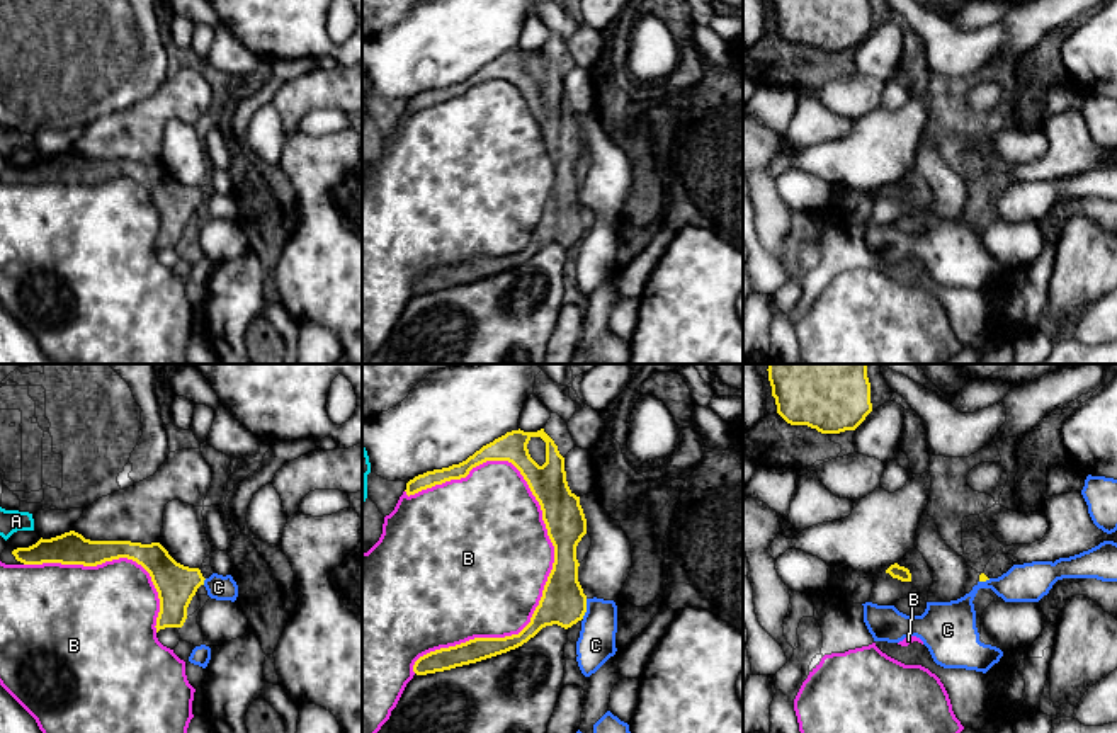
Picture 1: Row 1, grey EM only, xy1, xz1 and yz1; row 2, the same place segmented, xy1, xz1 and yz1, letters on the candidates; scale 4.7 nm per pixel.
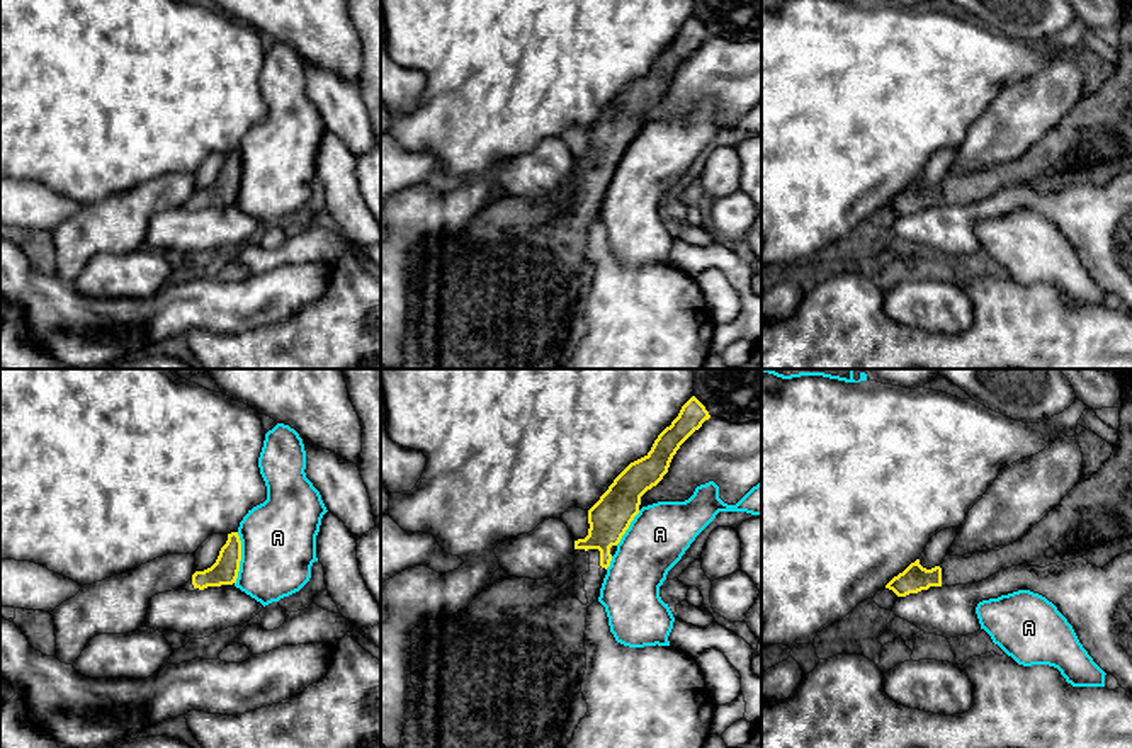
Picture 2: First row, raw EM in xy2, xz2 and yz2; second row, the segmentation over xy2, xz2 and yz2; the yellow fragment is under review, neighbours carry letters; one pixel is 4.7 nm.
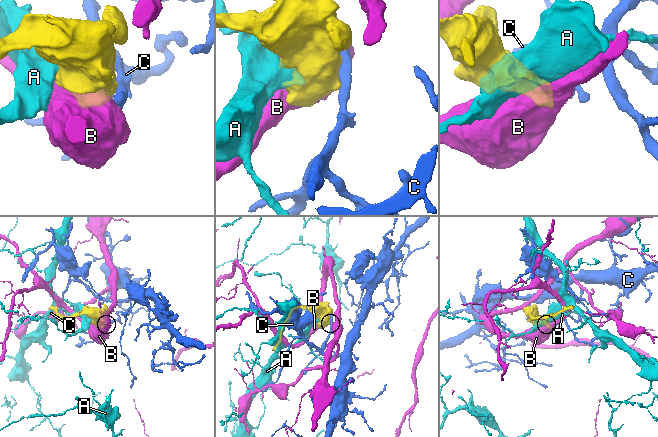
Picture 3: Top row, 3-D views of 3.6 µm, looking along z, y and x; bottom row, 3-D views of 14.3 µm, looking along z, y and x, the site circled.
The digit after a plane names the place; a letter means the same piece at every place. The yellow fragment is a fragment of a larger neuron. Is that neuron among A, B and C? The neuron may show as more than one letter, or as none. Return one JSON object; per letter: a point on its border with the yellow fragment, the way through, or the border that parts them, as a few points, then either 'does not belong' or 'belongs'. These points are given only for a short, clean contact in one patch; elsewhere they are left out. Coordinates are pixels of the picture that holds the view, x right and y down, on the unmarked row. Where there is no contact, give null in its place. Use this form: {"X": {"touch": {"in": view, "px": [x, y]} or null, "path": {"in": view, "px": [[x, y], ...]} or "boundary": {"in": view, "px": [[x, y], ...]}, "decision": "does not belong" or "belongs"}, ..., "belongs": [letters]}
{"A": {"touch": {"in": "xy2", "px": [240, 177]}, "decision": "does not belong"}, "B": {"touch": {"in": "xz1", "px": [539, 221]}, "decision": "does not belong"}, "C": {"touch": {"in": "xz1", "px": [585, 228]}, "boundary": {"in": "xz1", "px": [[587, 218], [587, 228], [582, 237]]}, "decision": "does not belong"}, "belongs": []}

